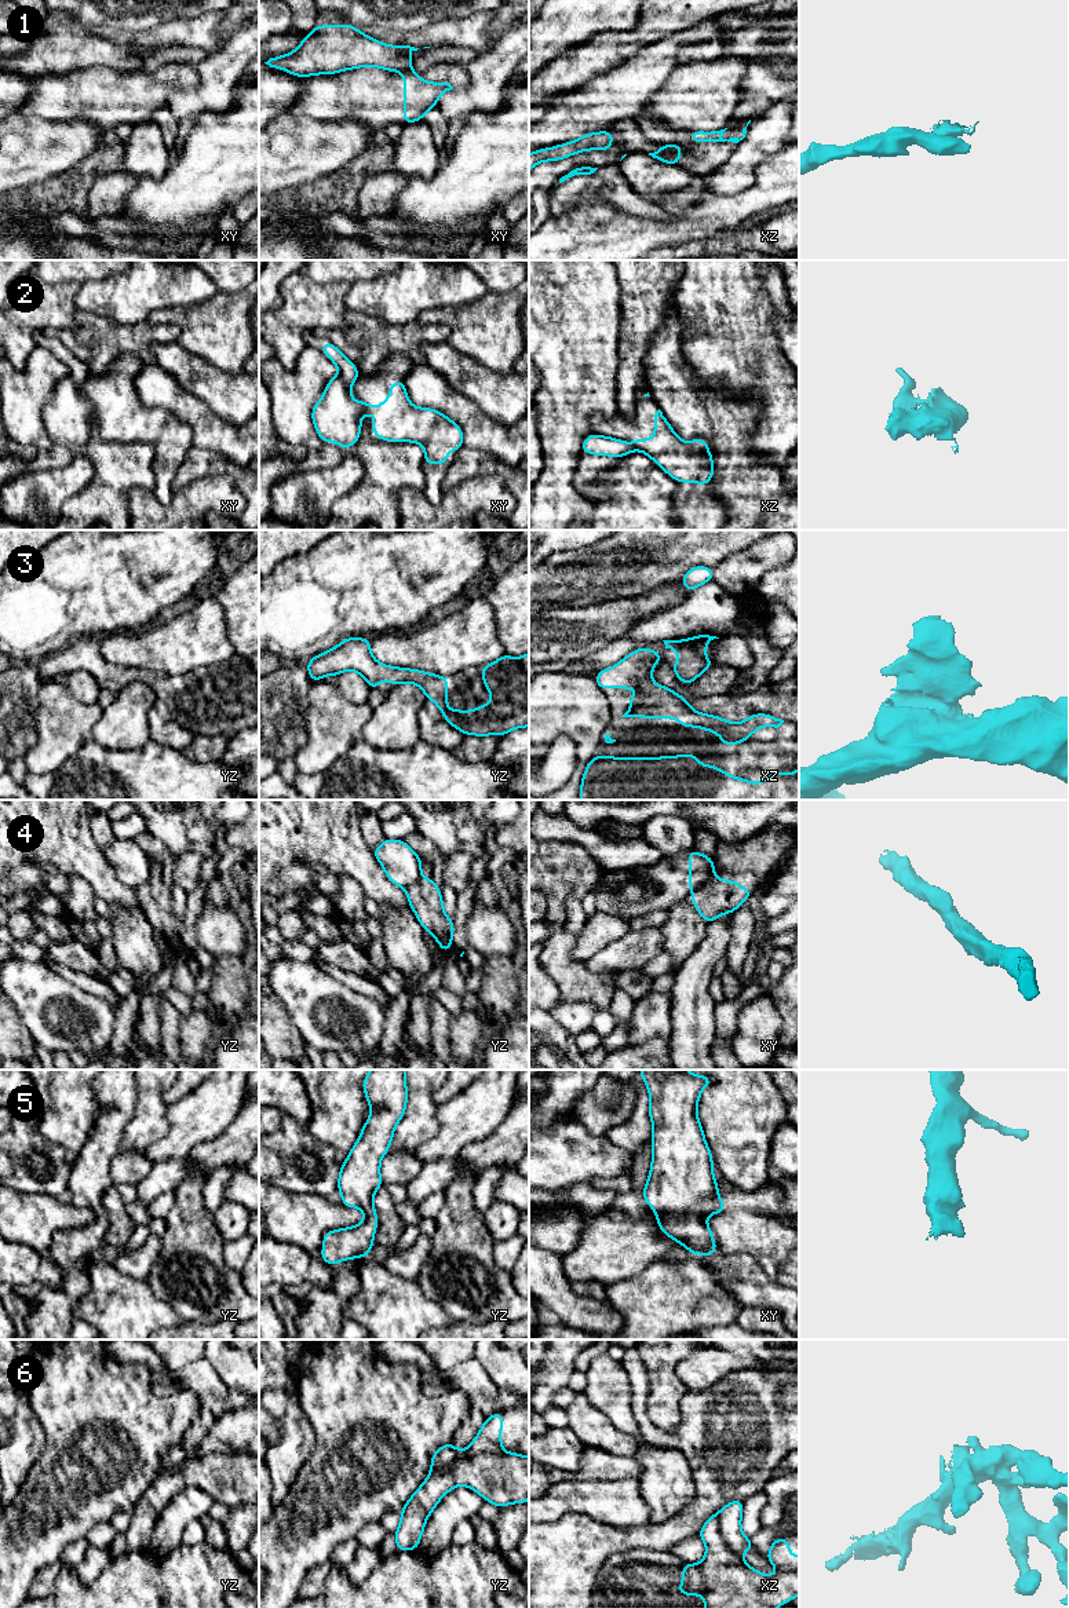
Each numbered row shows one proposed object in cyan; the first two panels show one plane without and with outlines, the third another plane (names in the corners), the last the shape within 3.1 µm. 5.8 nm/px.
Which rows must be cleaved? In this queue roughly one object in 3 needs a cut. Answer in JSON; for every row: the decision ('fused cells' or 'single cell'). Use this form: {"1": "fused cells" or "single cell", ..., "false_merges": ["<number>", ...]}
{"1": "fused cells", "2": "fused cells", "3": "single cell", "4": "fused cells", "5": "single cell", "6": "fused cells", "false_merges": ["1", "2", "4", "6"]}

